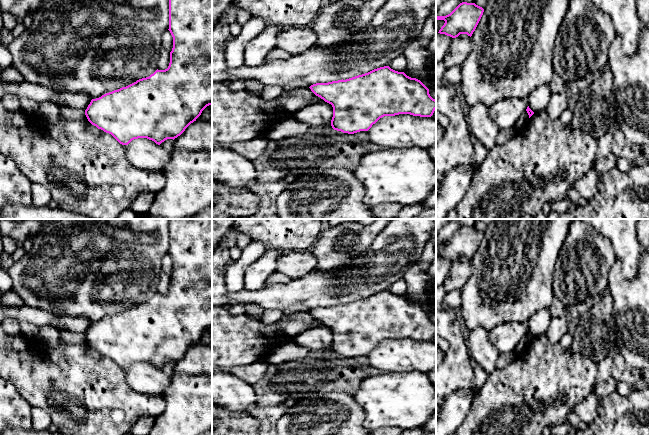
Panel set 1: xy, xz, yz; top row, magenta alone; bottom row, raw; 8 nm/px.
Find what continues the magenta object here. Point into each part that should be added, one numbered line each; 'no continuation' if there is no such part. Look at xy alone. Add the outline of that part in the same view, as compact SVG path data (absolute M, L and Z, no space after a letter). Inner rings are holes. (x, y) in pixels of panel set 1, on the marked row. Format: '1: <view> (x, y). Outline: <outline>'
no continuation

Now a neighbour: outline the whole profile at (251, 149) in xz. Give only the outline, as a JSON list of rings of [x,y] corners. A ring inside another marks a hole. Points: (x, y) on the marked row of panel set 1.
[[[257,137],[245,142],[235,143],[231,146],[231,149],[244,158],[253,161],[264,154],[267,142],[266,137]]]

